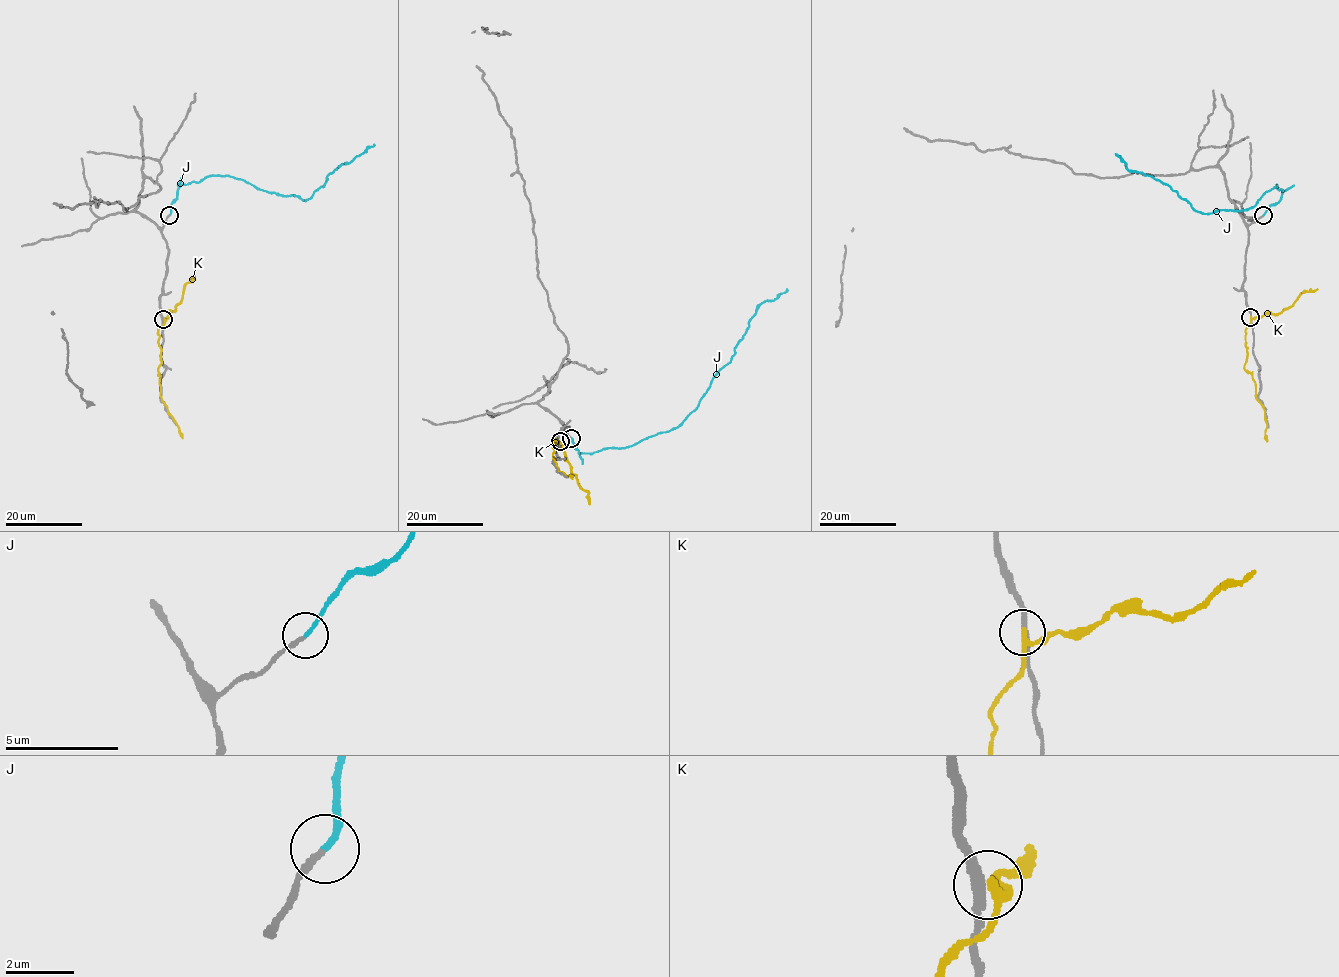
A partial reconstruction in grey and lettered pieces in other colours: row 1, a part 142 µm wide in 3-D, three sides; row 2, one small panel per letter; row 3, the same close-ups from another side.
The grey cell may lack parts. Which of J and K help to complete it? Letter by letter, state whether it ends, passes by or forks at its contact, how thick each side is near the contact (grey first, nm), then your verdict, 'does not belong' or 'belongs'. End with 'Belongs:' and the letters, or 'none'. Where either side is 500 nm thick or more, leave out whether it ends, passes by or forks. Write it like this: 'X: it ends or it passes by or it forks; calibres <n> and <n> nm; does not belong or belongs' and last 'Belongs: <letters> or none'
J: it ends; calibres 180 and 180 nm; belongs
K: it passes by; calibres 280 and 200 nm; does not belong
Belongs: J

